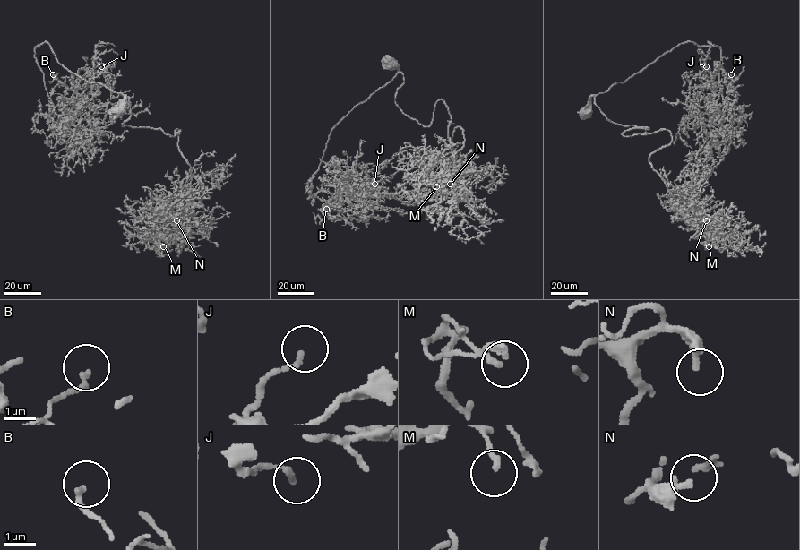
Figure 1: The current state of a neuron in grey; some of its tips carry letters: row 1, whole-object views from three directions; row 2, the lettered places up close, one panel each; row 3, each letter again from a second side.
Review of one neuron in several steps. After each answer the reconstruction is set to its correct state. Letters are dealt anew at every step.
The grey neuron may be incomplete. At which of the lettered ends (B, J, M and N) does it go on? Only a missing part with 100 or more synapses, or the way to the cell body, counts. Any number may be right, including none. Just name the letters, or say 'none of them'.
N

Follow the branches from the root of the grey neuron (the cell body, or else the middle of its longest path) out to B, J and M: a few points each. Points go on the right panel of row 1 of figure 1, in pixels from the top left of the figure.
B: (585, 113), (592, 96), (693, 42), (721, 49), (718, 124), (725, 80), (731, 74)
J: (585, 113), (592, 96), (693, 42), (721, 49), (718, 124), (717, 115), (708, 111), (714, 92), (706, 66)
M: (585, 113), (593, 96), (611, 122), (649, 128), (624, 136), (670, 133), (649, 163), (709, 246)

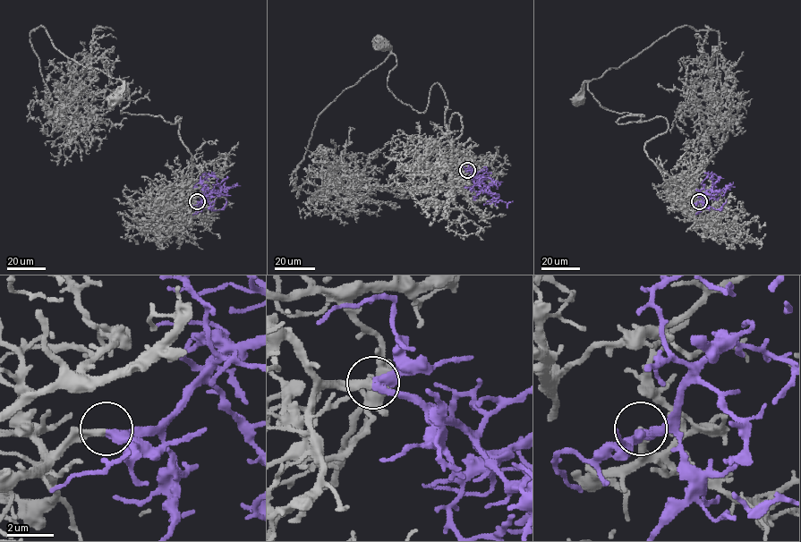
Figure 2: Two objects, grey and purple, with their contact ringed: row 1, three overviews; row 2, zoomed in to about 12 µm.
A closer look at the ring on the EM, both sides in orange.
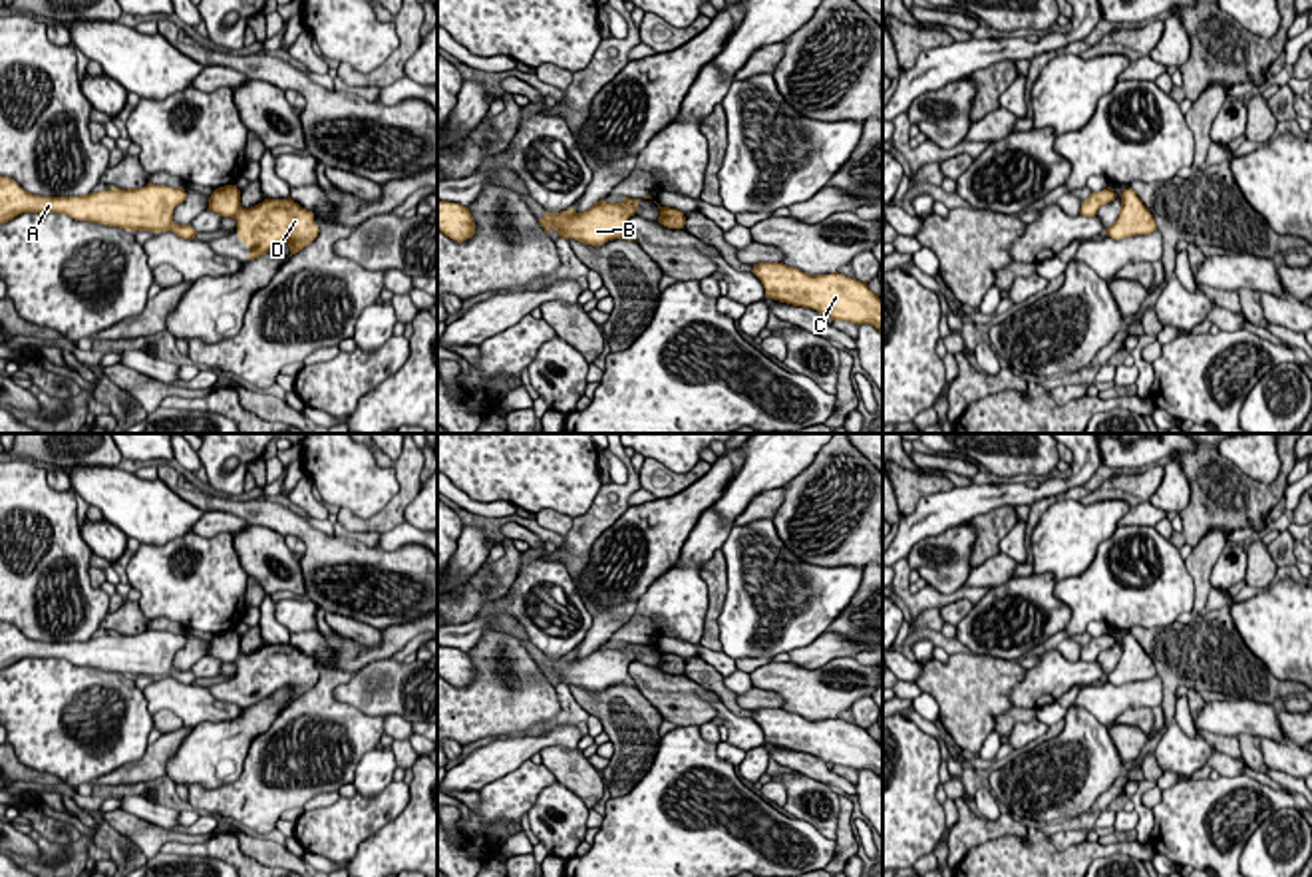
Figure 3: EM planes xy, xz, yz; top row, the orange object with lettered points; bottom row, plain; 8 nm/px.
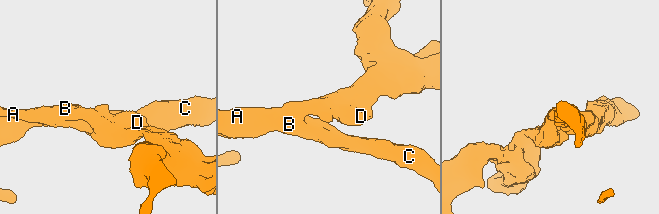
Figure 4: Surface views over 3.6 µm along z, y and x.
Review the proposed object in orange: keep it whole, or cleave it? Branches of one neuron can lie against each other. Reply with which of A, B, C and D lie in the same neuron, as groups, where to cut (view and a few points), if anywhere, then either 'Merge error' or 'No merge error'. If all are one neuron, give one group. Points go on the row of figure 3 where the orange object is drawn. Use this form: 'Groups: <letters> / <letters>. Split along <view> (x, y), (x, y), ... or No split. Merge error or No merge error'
Groups: A B C D. No split. No merge error

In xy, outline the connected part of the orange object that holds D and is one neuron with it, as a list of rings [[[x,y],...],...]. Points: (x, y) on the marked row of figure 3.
[[[225,185],[209,197],[209,209],[237,221],[237,235],[248,247],[248,261],[254,261],[278,245],[290,247],[290,257],[308,247],[320,233],[314,213],[288,199],[264,199],[243,209],[237,185]]]

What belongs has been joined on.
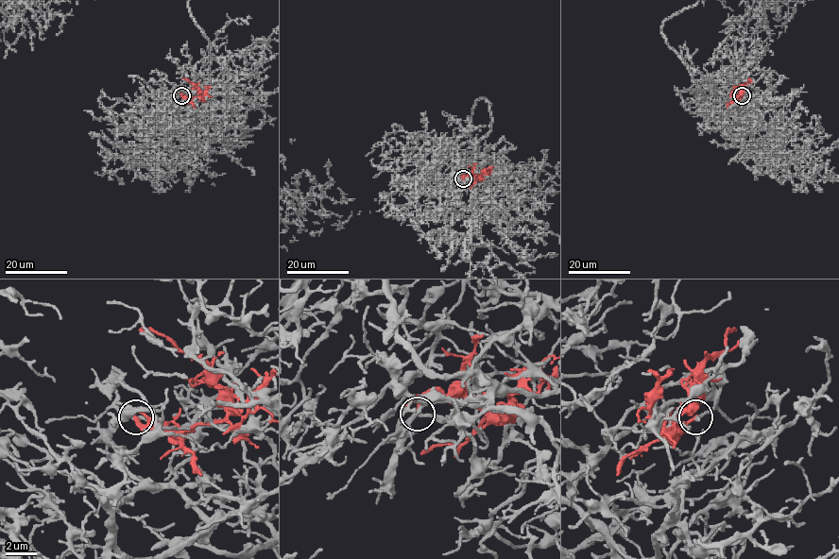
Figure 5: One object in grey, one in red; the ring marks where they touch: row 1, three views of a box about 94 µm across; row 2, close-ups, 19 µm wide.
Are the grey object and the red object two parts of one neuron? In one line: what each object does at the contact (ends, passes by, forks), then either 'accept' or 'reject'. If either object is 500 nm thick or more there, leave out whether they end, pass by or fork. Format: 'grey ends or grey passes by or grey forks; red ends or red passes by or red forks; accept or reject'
grey passes by; red ends; reject

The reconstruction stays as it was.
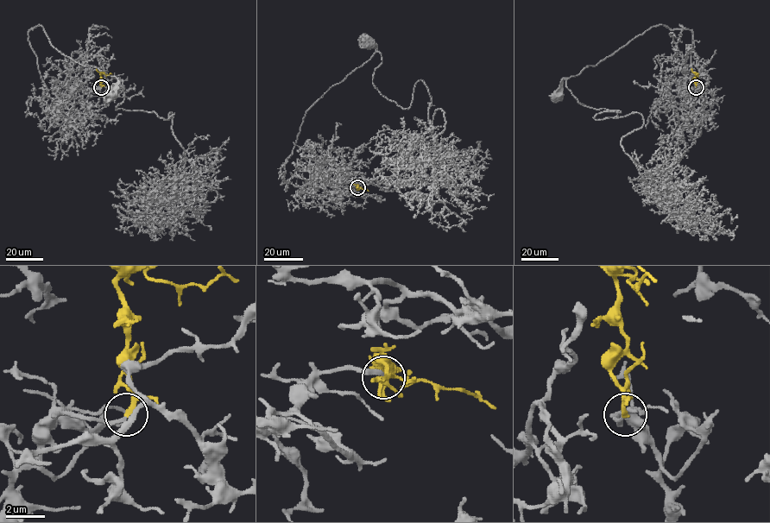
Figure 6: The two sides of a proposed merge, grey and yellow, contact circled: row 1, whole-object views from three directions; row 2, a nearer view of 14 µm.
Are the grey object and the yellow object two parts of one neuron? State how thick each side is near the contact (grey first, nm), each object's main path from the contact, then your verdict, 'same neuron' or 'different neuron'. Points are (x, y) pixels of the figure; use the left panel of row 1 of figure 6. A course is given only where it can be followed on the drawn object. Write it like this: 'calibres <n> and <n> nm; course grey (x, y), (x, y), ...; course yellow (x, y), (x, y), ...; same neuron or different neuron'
calibres 200 and 190 nm; course grey (101, 87), (79, 117), (69, 118), (47, 91), (28, 32), (40, 25), (63, 54), (116, 78), (110, 96); course yellow (101, 87), (100, 74), (112, 74); same neuron

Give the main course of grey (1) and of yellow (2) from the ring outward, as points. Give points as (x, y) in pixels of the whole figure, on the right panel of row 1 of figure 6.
1: (696, 87), (703, 110), (684, 118), (682, 110), (695, 99), (692, 32), (658, 25), (564, 79), (557, 96)
2: (696, 87), (695, 73), (699, 74)

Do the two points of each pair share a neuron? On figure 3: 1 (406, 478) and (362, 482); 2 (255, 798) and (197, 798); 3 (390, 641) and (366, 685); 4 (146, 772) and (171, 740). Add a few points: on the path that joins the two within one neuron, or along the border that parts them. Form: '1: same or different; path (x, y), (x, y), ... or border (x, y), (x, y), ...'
1: different; border (394, 466), (398, 492), (370, 518)
2: same; path (241, 800), (211, 800)
3: different; border (386, 659), (372, 661), (352, 675)
4: same; path (152, 764), (164, 748)

